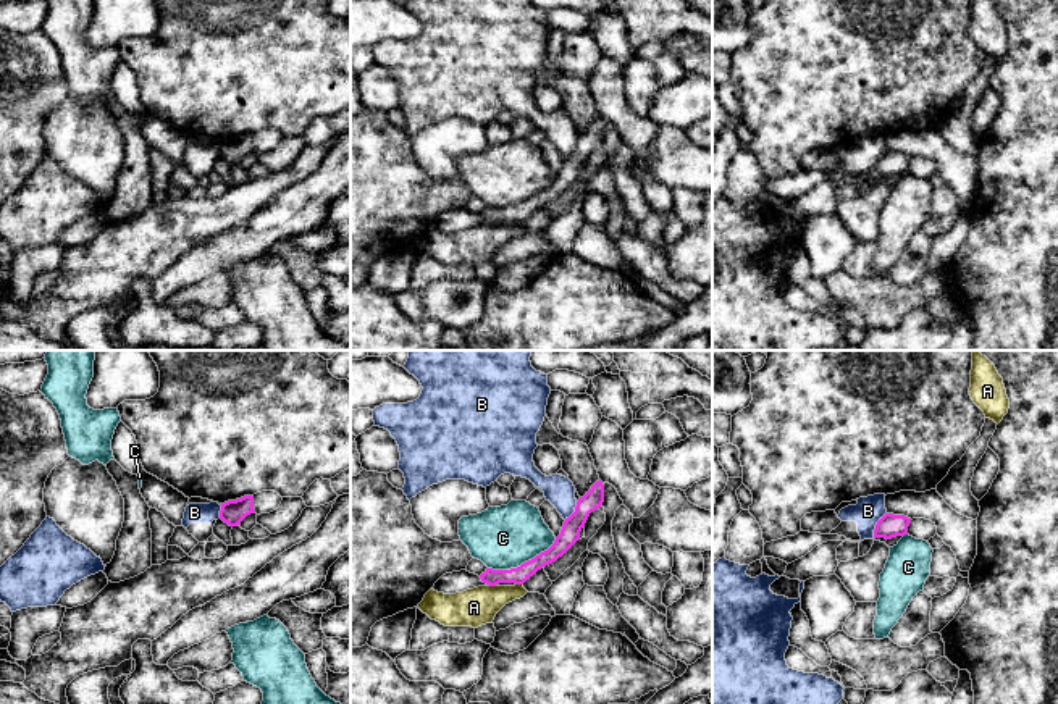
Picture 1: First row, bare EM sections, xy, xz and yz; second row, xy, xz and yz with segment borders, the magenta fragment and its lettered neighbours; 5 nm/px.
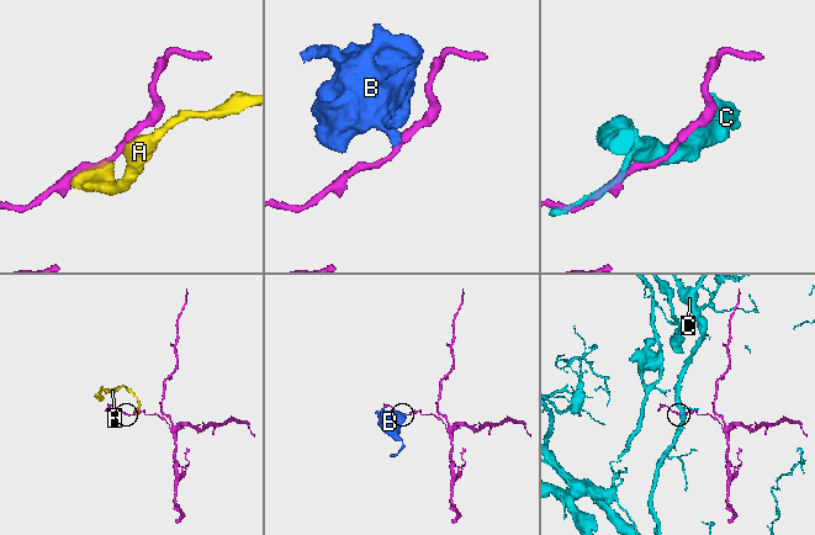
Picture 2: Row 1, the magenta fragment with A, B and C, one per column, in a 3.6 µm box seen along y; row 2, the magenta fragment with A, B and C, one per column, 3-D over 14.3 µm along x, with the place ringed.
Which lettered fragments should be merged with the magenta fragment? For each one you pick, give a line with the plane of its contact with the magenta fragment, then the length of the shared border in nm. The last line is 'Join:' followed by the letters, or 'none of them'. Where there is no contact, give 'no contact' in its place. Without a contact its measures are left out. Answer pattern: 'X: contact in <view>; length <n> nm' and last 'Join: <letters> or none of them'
Join: none of them

